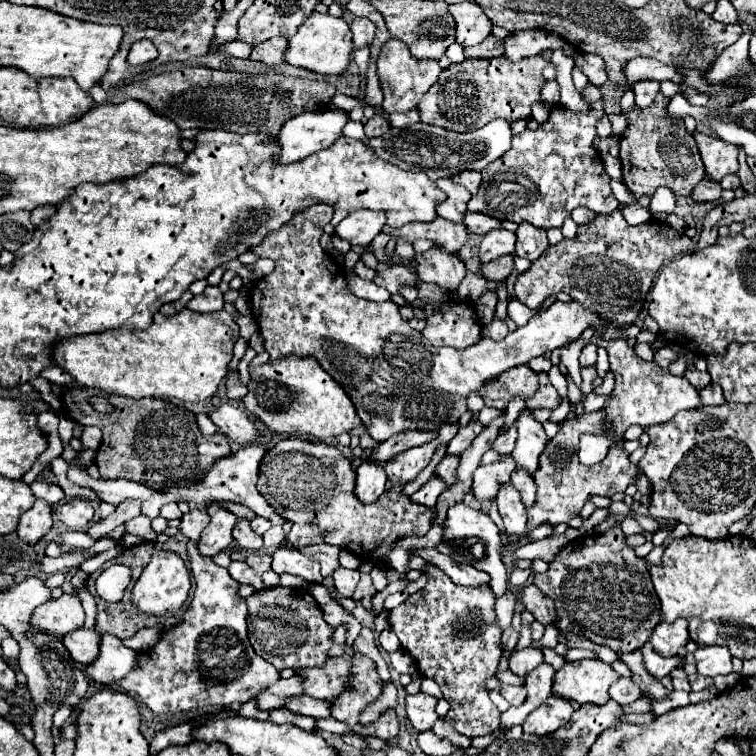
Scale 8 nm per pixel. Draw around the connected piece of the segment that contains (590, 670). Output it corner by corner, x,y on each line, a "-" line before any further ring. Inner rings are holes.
597,658
593,660
577,660
577,662
565,662
563,668
559,668
555,672
553,678
553,694
563,698
563,700
573,700
577,704
601,704
609,700
609,686
619,678
617,672
613,672
613,668

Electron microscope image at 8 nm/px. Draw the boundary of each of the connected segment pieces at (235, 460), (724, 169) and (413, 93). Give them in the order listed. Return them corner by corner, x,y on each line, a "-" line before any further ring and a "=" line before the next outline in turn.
249,444
249,446
241,446
237,452
231,452
225,458
219,458
217,462
213,462
211,470
207,472
207,476
195,484
191,484
185,492
189,502
195,502
199,506
209,506
209,502
213,500
231,500
231,502
239,502
249,506
257,516
267,518
271,524
283,526
285,520
275,514
275,510
265,502
265,498
257,492
257,476
259,476
259,464
261,458
265,454
265,446
263,444
=
695,132
697,146
701,152
701,160
705,164
705,174
709,180
719,182
727,174
735,174
739,170
737,162
737,146
731,146
727,142
721,142
715,136
707,136
701,132
=
387,40
387,44
381,48
381,54
377,58
377,70
379,70
379,80
381,80
381,88
383,88
383,108
391,114
391,112
405,112
405,110
413,110
419,100
423,98
423,94
437,82
439,74
441,74
441,66
437,60
417,60
409,54
409,48
405,42
401,40

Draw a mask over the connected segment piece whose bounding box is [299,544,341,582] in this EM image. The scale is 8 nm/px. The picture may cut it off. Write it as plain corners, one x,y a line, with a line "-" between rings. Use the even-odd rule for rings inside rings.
313,544
313,546
301,548
299,552
303,552
307,558
311,558
311,560
315,560
315,562
321,564
321,576
323,576
327,582
329,582
333,570
335,570
337,566
341,566
341,564
339,564
339,552
341,552
339,546

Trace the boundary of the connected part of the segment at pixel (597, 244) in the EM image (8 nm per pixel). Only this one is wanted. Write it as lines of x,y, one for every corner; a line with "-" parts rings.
619,210
597,214
589,224
577,228
573,240
549,246
545,254
531,264
529,272
517,278
515,298
529,308
539,308
551,294
565,292
581,306
597,310
605,322
627,326
637,320
659,268
679,256
681,250
687,252
689,246
693,246
691,238
679,234
667,222
649,220
631,226

